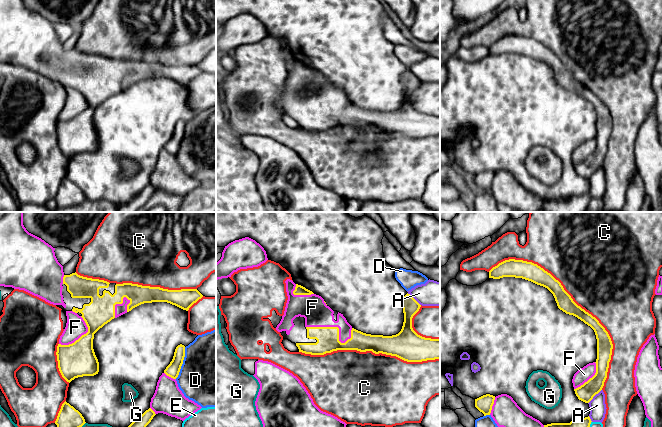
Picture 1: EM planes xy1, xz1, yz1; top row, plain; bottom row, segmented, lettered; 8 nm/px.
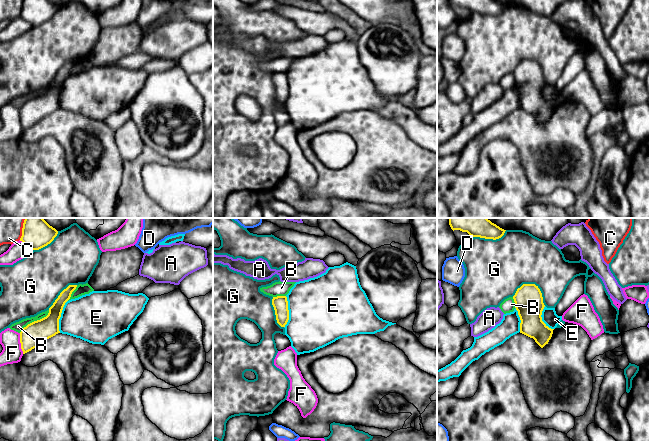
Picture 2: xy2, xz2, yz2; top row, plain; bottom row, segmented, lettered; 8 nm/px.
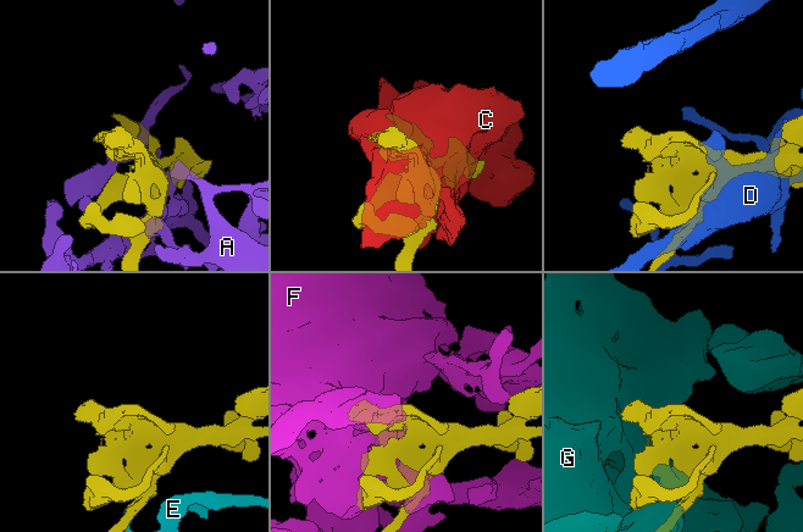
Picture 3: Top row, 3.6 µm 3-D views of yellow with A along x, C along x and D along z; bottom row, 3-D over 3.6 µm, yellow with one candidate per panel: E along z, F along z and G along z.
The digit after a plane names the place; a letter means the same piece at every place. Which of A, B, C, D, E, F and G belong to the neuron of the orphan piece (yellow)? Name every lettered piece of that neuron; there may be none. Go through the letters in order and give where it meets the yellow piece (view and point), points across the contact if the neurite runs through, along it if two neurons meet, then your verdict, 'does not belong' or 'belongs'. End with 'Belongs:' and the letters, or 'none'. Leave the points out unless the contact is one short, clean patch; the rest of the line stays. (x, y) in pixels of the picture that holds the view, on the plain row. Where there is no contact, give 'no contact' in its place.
A: meets yellow in yz1 at (594, 171); does not belong
B: meets yellow in xy2 at (35, 97); does not belong
C: meets yellow in yz1 at (577, 81); does not belong
D: meets yellow in xy1 at (182, 139); does not belong
E: meets yellow in xy2 at (60, 92); does not belong
F: meets yellow in xz1 at (334, 103); belongs
G: meets yellow in yz2 at (533, 60); does not belong
Belongs: F

